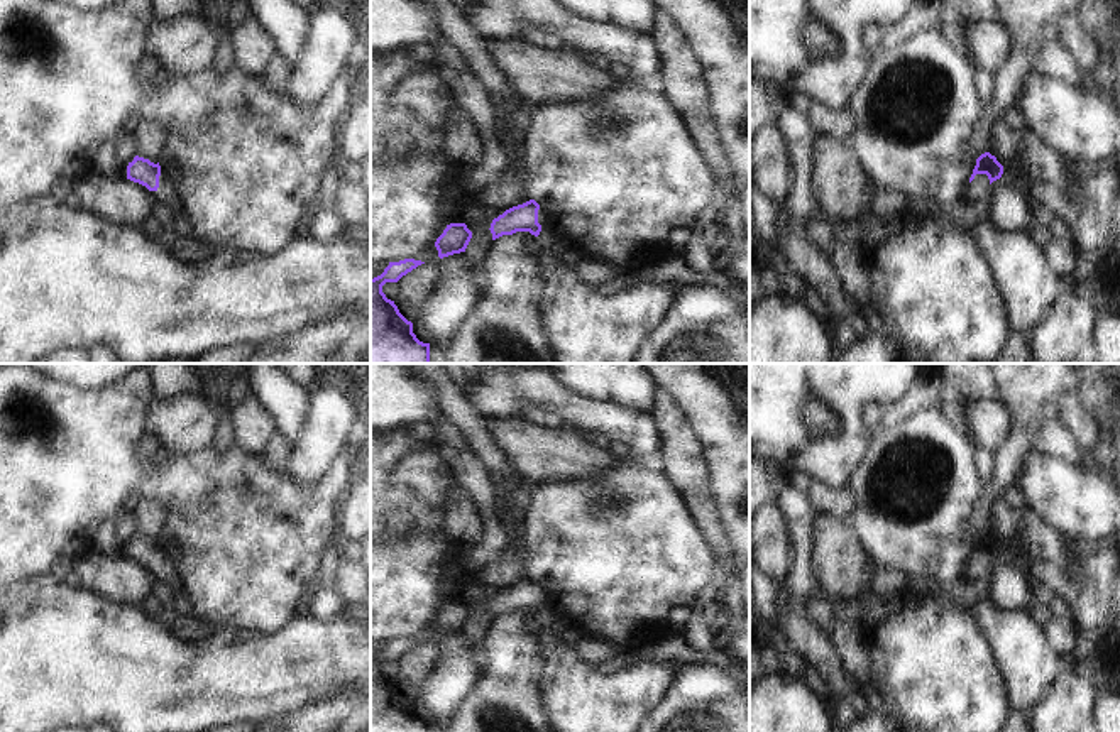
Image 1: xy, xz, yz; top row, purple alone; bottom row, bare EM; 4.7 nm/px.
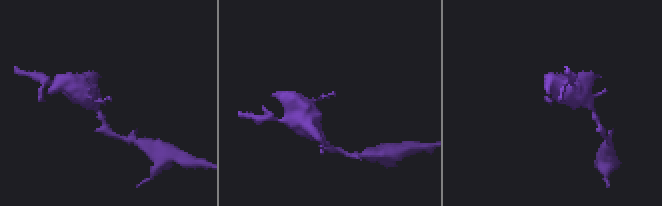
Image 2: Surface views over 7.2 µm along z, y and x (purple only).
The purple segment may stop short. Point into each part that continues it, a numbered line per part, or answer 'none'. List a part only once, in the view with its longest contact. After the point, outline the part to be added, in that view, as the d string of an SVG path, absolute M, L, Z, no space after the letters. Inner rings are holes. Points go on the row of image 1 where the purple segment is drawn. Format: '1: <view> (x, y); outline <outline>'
1: yz (978, 190); outline M976 174L968 184L963 201L978 203L990 196L990 179L986 174Z

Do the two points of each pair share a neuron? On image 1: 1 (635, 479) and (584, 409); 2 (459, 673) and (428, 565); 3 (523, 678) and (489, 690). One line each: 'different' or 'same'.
1: different
2: same
3: same

